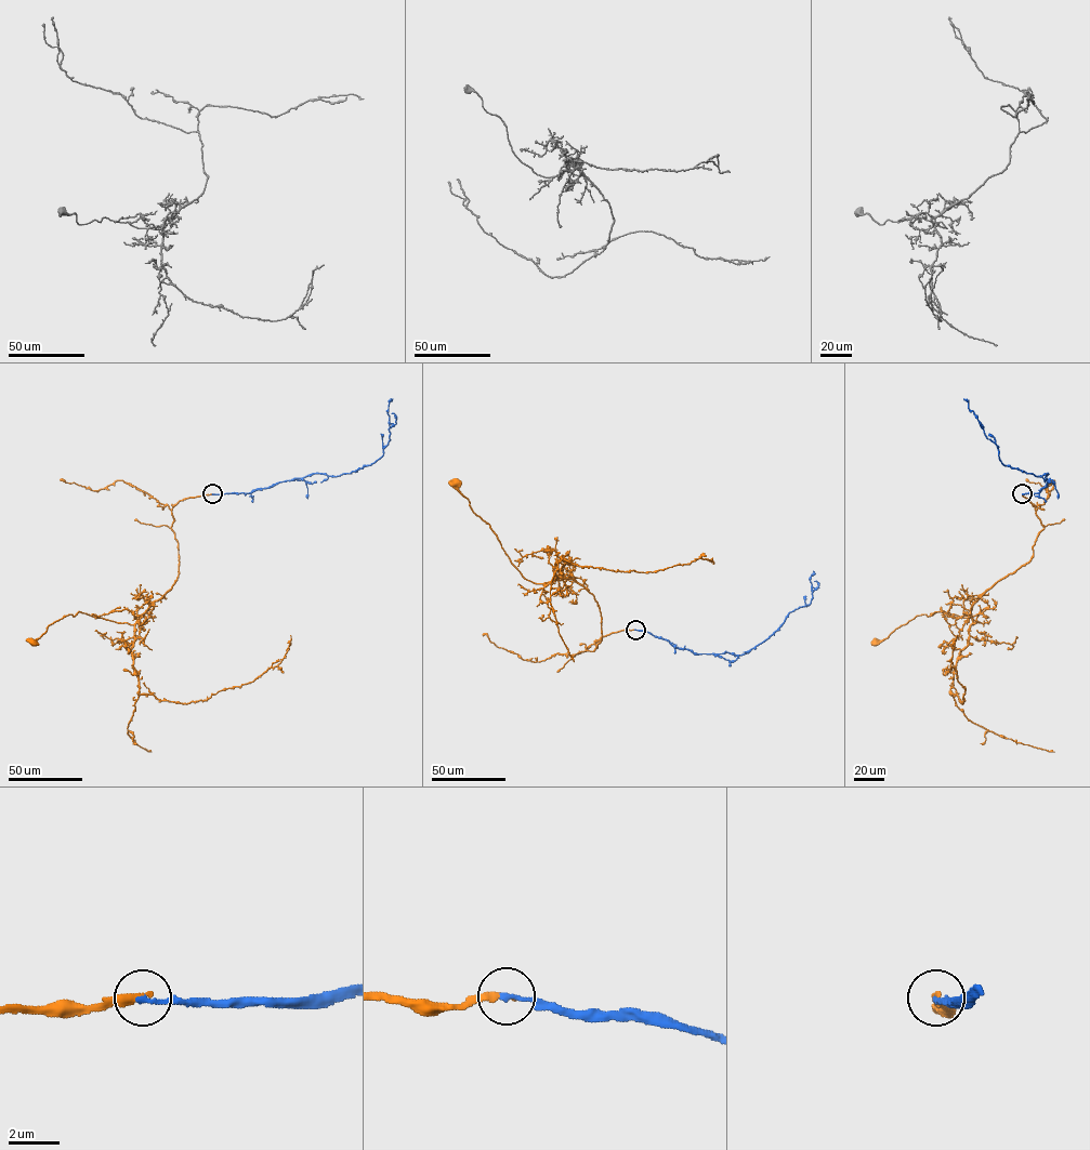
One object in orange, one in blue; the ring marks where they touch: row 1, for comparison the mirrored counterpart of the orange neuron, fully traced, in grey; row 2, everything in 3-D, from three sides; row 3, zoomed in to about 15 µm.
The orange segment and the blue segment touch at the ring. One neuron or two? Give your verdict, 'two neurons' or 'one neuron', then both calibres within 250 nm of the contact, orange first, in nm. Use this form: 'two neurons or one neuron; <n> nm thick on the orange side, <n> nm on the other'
one neuron; 260 nm thick on the orange side, 200 nm on the other

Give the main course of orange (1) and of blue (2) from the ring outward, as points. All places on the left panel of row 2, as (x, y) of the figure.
1: (212, 493), (173, 506), (179, 574), (133, 624), (79, 611), (54, 622), (33, 642)
2: (212, 493), (249, 493), (313, 474), (350, 474), (373, 463), (383, 454), (390, 439), (386, 410), (390, 398)

